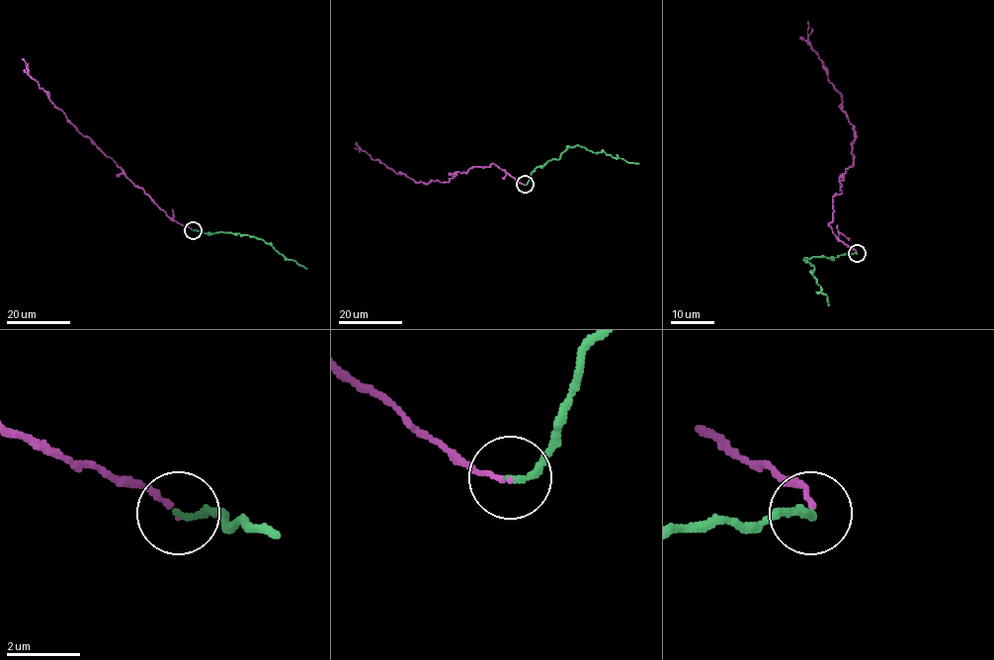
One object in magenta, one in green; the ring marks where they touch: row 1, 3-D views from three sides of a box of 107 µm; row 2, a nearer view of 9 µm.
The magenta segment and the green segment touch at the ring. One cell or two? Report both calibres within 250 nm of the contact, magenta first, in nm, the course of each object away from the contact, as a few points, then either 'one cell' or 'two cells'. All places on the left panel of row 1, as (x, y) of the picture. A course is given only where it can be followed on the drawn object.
110 nm thick on the magenta side, 200 nm on the other; magenta runs (192, 229), (170, 218), (142, 189), (133, 184), (121, 168), (83, 136), (28, 73), (22, 58); green runs (193, 229), (252, 236), (269, 243), (306, 269); one cell

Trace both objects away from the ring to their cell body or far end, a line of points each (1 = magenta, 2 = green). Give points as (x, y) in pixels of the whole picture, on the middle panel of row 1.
1: (524, 185), (493, 163), (474, 166), (465, 173), (456, 172), (449, 181), (415, 182), (354, 148)
2: (525, 185), (536, 168), (557, 160), (569, 147), (576, 145), (638, 163)

